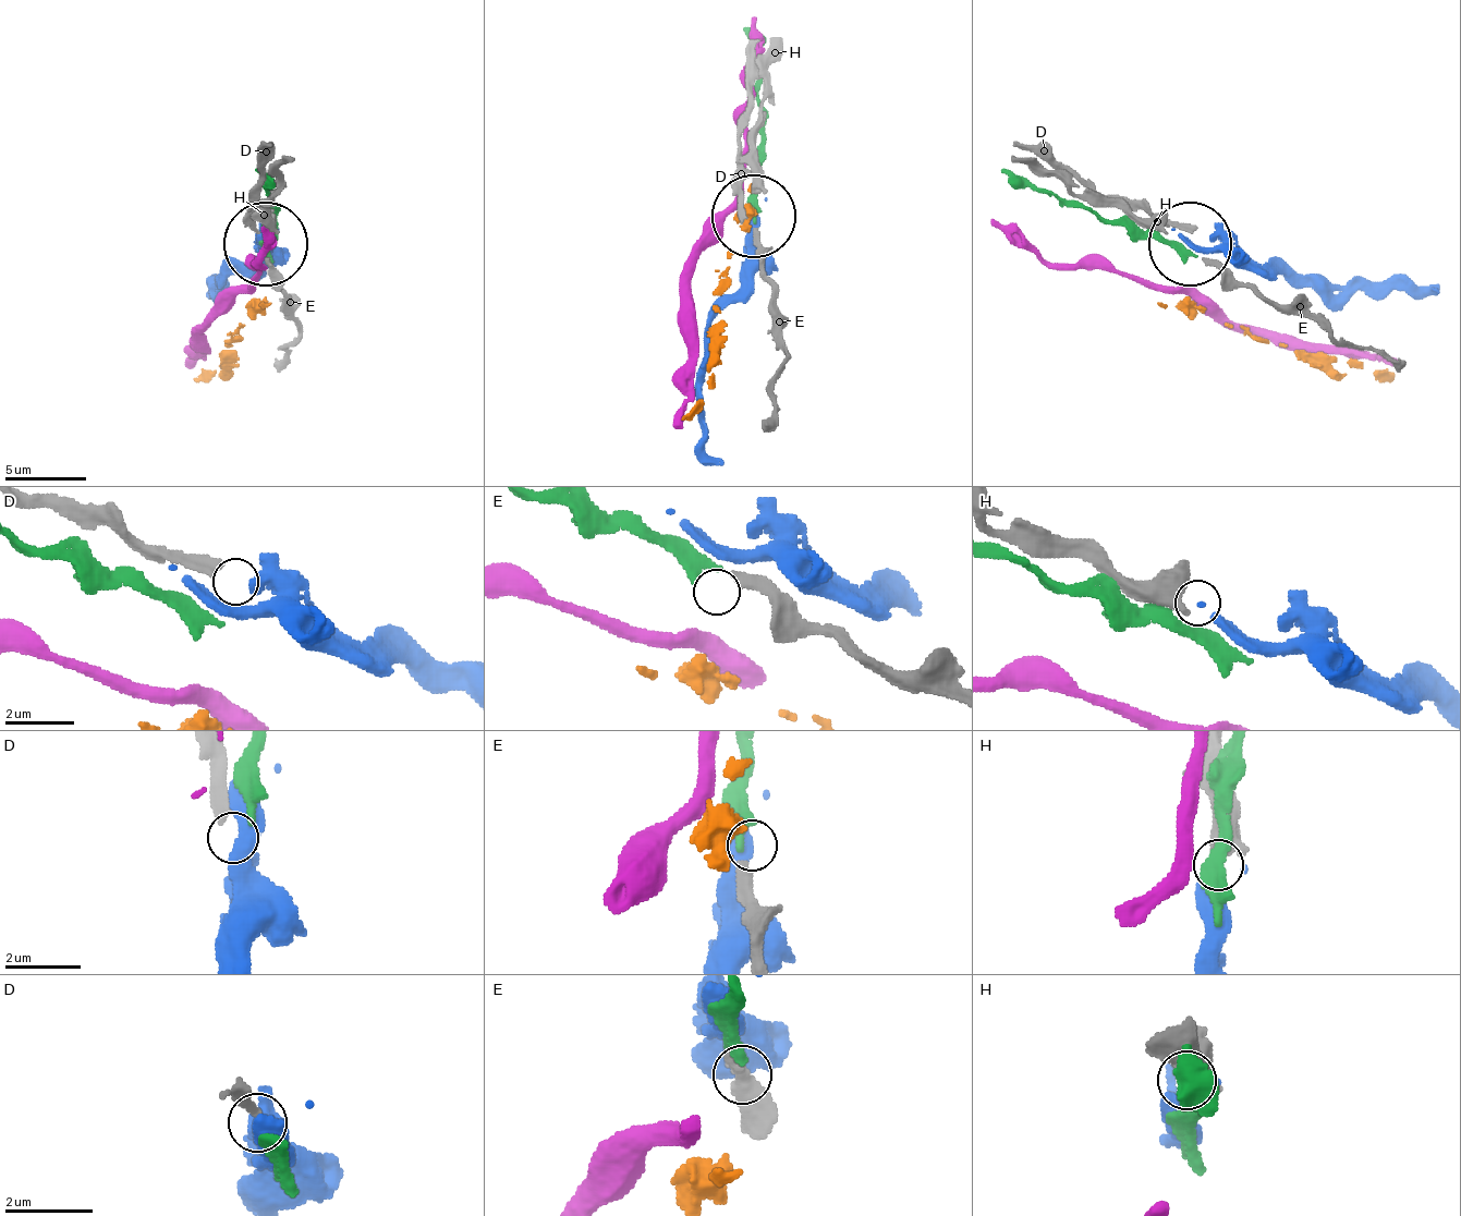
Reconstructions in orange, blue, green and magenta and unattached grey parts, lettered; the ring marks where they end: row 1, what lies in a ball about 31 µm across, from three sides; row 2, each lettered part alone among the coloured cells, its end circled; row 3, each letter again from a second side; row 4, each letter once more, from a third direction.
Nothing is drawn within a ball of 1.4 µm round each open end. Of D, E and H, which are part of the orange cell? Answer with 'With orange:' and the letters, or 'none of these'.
With orange: none of these

